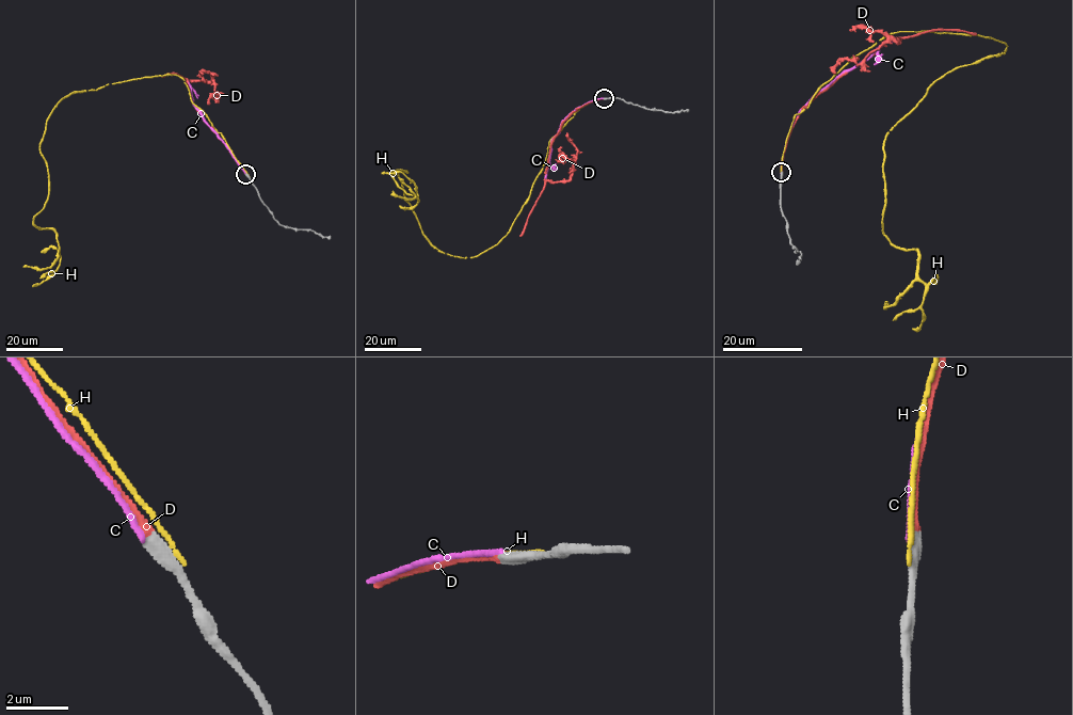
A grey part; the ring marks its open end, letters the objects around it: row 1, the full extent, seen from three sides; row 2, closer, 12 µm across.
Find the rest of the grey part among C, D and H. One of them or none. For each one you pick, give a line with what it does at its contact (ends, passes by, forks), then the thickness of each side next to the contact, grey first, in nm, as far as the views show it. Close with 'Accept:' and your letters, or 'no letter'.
D: it ends there; 480 nm thick on the grey side, 320 nm on the other
Accept: D

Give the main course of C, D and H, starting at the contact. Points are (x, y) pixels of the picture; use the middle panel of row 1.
C: (604, 98), (579, 106), (561, 125), (551, 143), (545, 178)
D: (605, 99), (562, 123), (551, 142), (550, 180), (571, 176), (576, 147), (565, 134)
H: (607, 98), (549, 141), (510, 231), (477, 256), (439, 252), (406, 171), (391, 176), (414, 195), (381, 173)

